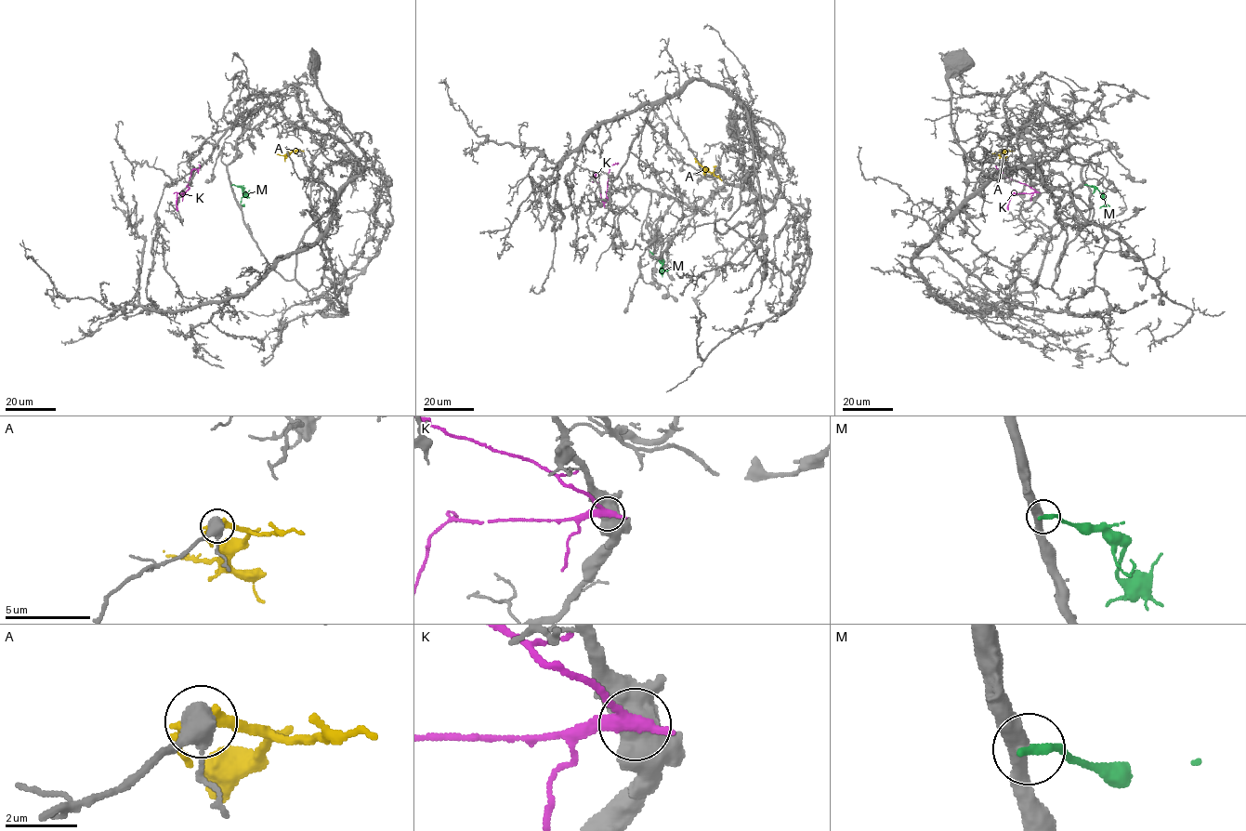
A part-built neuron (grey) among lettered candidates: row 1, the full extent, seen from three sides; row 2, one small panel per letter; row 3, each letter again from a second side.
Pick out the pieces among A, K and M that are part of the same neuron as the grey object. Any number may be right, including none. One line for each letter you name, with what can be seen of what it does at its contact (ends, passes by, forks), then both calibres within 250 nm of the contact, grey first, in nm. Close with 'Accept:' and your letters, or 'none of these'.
Accept: none of these

